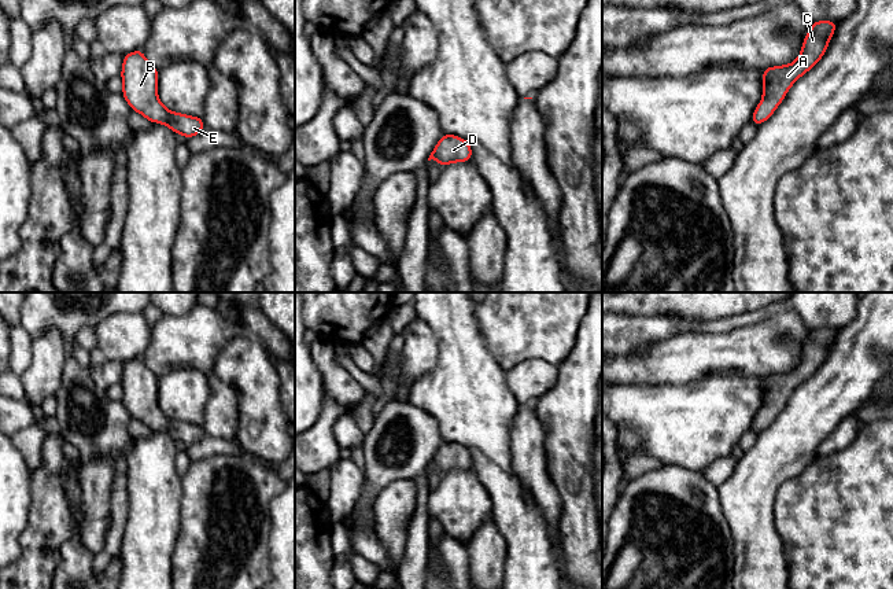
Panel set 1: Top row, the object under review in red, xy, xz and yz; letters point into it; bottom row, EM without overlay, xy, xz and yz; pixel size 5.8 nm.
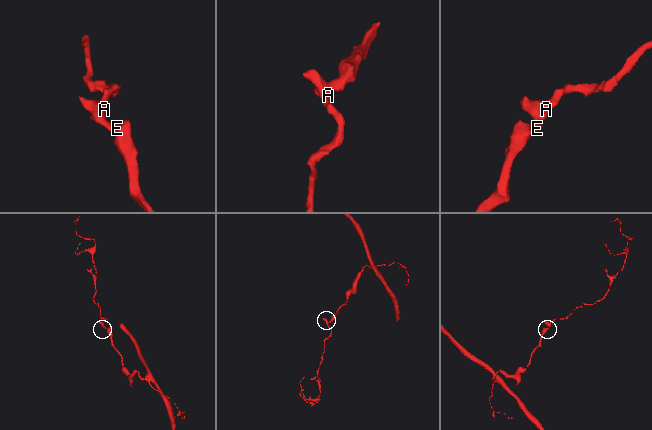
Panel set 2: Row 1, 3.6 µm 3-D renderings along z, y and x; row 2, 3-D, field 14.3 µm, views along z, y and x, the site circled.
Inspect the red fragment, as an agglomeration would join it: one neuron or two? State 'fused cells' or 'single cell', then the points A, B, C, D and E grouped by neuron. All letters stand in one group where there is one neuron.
single cell | A B C D E

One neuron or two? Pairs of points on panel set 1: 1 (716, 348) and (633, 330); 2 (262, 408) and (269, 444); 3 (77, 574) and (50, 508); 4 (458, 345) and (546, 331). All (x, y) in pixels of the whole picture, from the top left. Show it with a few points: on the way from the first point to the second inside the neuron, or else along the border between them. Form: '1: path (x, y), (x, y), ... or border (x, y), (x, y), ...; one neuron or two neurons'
1: border (690, 328), (638, 349); two neurons
2: path (268, 416), (268, 435); one neuron
3: border (73, 511), (74, 533), (52, 573); two neurons
4: border (473, 310), (486, 348), (502, 368); two neurons

